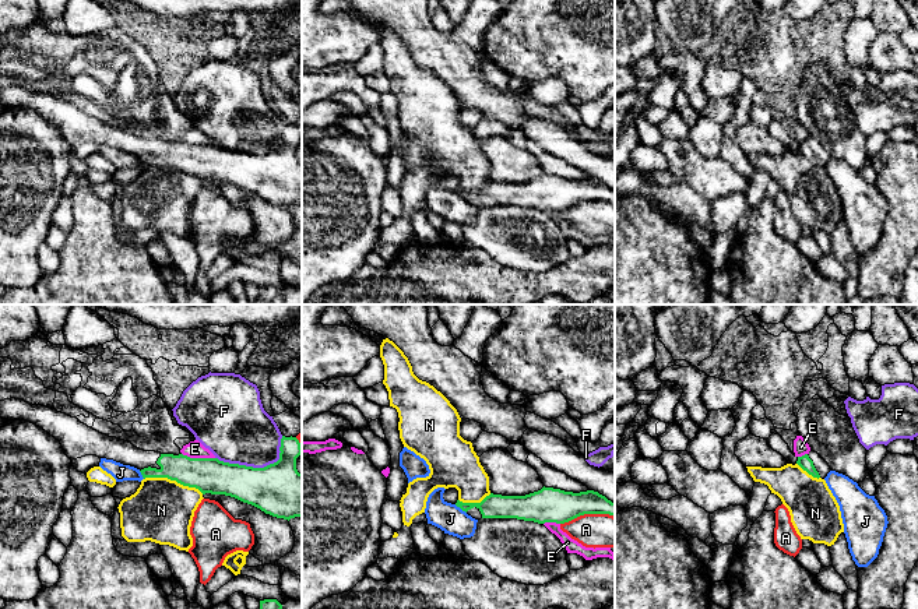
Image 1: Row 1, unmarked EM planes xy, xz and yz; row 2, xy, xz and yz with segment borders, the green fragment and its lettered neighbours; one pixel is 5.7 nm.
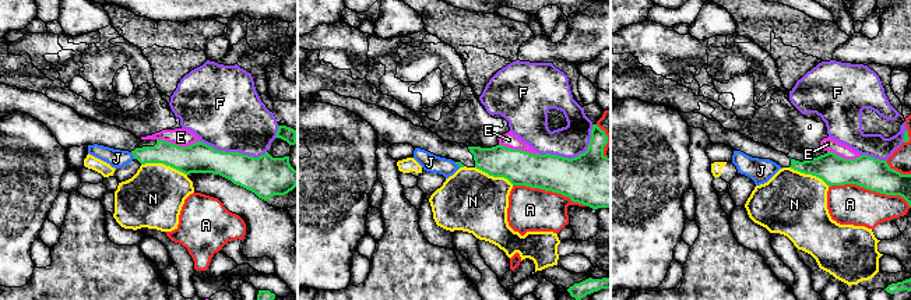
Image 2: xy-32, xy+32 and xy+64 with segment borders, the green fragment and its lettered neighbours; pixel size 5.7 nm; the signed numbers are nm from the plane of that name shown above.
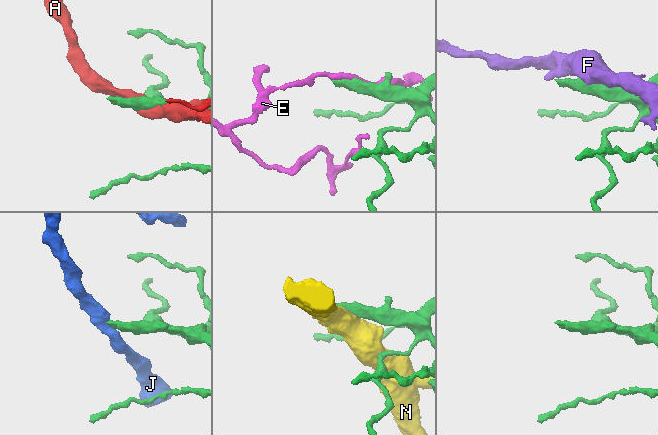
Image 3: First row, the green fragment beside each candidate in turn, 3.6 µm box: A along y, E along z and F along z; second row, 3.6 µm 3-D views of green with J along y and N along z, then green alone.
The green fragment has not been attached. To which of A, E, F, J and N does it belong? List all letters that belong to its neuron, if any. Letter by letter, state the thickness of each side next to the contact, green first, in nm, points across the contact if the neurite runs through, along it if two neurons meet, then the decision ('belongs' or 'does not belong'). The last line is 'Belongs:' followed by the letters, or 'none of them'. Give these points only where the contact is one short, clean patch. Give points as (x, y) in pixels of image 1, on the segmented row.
A: 200/190 nm | does not belong
E: 200/100 nm | does not belong
F: 300/380 nm | does not belong
J: 140/160 nm | along xz (454, 504), (465, 513) | does not belong
N: 200/360 nm | along xy (144, 478), (175, 479), (183, 485), (194, 486), (203, 493) | does not belong
Belongs: none of them

